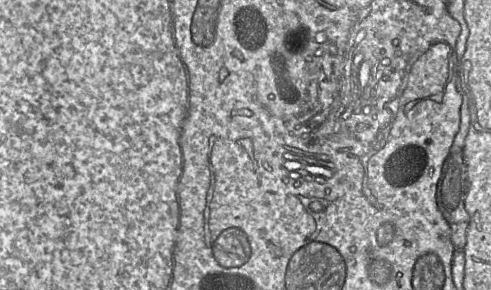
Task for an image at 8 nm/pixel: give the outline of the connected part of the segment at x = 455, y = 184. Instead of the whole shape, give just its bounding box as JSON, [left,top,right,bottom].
[436,153,469,224]

